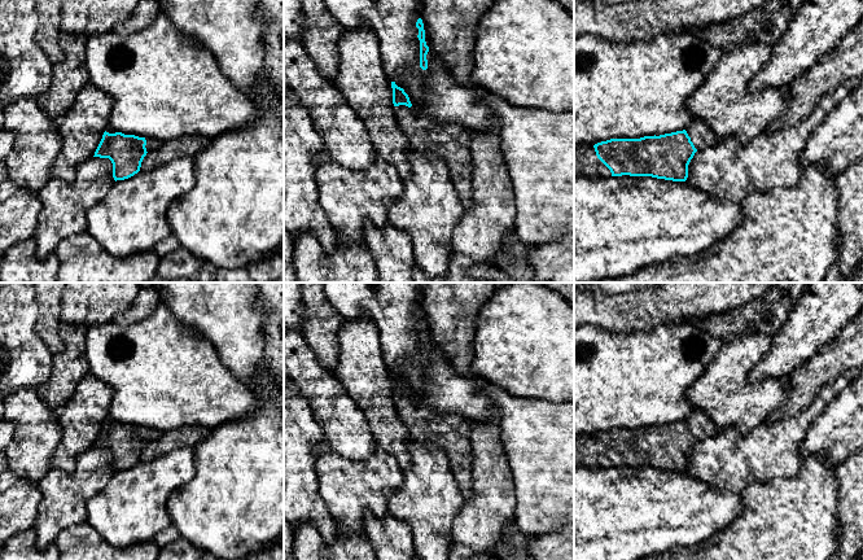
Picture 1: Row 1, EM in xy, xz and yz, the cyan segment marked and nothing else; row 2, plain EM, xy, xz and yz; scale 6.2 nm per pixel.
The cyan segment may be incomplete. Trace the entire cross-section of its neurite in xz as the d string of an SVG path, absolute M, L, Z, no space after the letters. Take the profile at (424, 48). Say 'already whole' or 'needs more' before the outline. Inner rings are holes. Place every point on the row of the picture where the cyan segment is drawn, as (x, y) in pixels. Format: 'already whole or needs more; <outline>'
already whole; M421 18L417 19L416 27L419 29L417 38L420 40L420 67L422 70L426 70L428 69L426 54L429 52L429 47L426 45L426 41L425 41L425 30L424 30L424 23Z

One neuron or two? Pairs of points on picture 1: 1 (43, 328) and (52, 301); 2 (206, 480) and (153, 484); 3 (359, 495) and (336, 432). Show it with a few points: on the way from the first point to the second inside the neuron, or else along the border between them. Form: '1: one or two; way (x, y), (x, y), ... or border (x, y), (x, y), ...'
1: one; way (48, 322), (48, 307)
2: two; border (195, 451), (195, 475), (176, 488), (167, 502)
3: two; border (327, 442), (353, 460), (366, 460), (375, 451)

